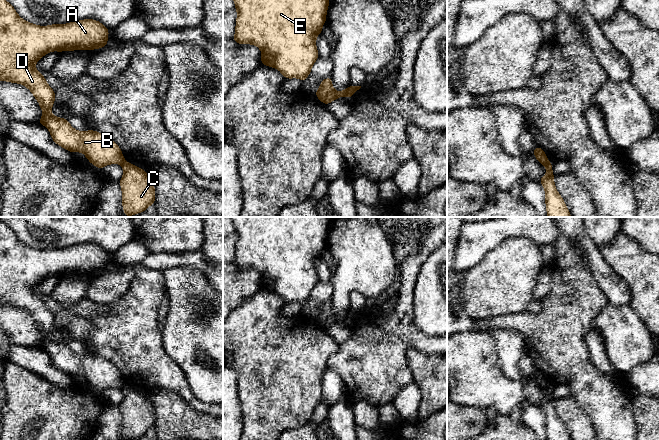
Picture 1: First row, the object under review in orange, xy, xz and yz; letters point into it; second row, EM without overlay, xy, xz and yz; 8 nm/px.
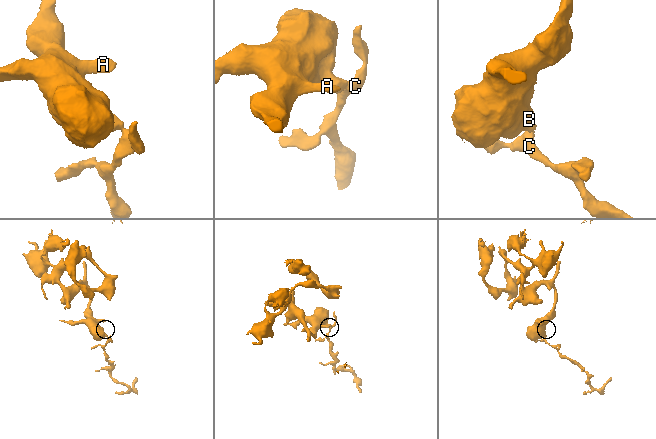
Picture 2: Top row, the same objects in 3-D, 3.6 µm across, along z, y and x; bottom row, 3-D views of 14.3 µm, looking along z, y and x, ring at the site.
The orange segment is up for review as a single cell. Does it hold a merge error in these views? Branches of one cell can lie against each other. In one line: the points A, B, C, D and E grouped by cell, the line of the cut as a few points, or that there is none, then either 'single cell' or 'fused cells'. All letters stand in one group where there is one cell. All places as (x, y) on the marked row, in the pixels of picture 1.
groups A B D E / C; cut xz (349, 87), (345, 96); fused cells

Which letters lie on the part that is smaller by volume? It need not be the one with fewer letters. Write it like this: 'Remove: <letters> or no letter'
Remove: C

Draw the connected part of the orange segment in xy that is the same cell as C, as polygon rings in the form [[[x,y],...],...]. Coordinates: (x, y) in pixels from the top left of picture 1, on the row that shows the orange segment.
[[[122,164],[124,174],[119,180],[122,206],[126,217],[146,211],[155,203],[155,188],[147,172],[134,164]]]

